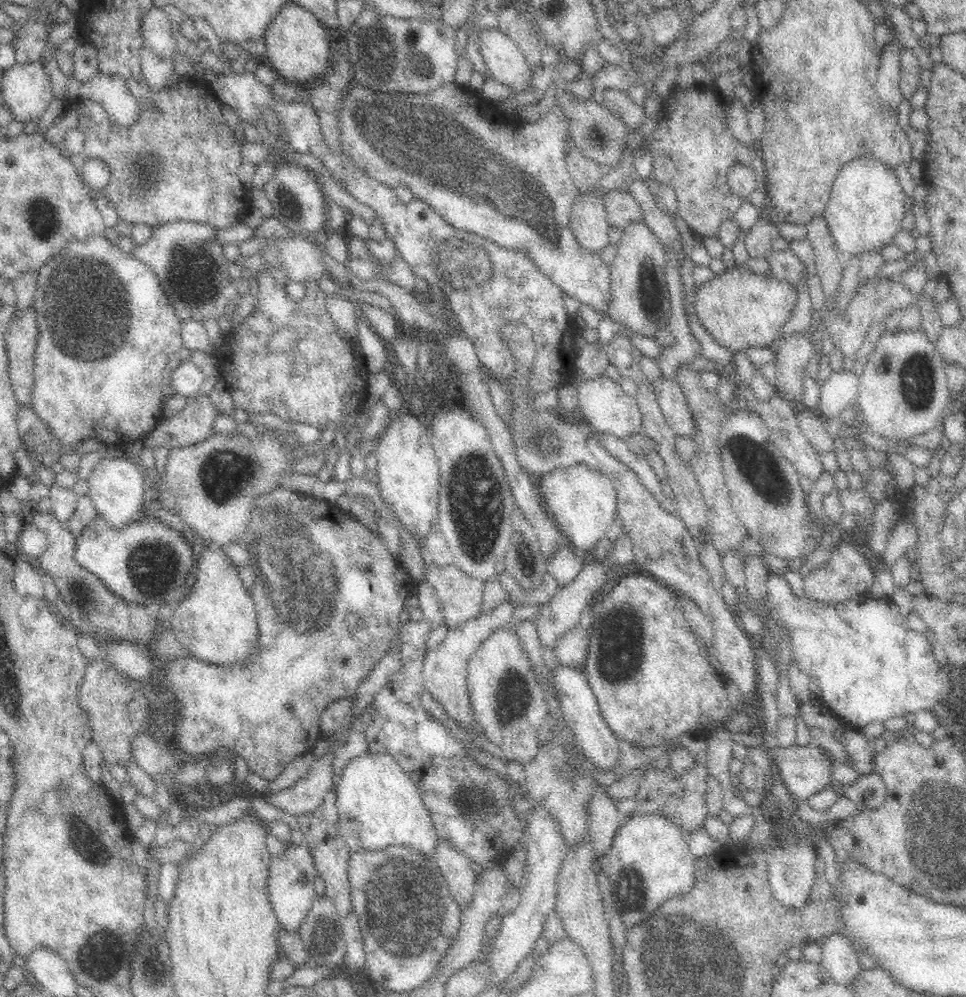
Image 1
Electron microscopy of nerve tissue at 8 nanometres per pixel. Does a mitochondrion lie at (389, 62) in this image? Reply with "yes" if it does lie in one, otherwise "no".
yes

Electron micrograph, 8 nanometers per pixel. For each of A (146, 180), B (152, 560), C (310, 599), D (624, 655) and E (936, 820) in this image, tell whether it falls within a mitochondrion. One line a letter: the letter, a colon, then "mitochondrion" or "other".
A: mitochondrion
B: mitochondrion
C: mitochondrion
D: mitochondrion
E: mitochondrion

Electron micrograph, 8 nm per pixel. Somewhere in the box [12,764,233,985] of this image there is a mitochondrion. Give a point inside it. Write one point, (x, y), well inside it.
(87, 847)

